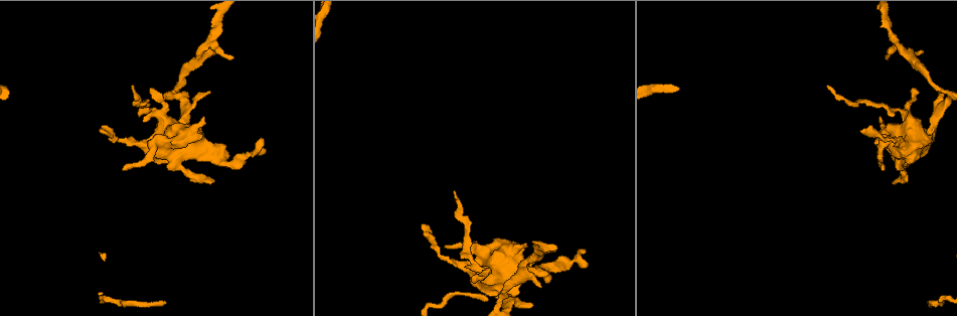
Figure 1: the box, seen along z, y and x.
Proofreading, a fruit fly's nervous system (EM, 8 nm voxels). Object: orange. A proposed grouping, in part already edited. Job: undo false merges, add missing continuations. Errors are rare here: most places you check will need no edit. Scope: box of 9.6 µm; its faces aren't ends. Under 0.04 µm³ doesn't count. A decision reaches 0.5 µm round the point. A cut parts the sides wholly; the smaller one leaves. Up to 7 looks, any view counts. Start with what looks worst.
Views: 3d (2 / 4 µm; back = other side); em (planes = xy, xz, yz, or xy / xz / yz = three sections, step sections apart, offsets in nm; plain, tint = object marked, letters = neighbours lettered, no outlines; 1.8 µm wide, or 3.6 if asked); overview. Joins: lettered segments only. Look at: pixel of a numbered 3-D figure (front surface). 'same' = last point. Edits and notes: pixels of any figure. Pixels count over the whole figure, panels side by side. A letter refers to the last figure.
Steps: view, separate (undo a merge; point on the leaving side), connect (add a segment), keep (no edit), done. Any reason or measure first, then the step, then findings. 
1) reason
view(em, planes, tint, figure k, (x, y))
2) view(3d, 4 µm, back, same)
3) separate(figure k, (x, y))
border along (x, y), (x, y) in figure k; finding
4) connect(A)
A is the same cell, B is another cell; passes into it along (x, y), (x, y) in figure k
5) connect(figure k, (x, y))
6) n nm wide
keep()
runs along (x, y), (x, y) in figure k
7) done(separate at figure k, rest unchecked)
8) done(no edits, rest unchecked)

an open end
view(em, planes, tint, figure 1, (262, 140))

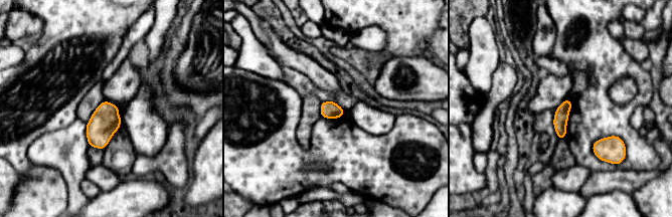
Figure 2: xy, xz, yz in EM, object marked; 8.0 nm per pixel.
see the neighbours
view(em, planes, letters, same)

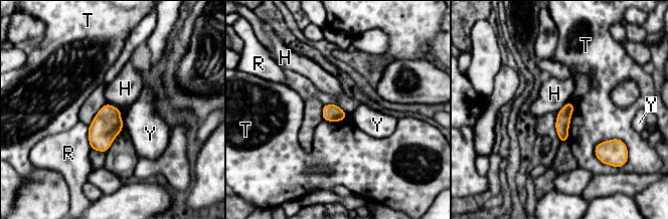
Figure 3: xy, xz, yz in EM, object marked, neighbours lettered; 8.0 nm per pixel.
keep()
H, R, T and Y are other cells; none of them fits

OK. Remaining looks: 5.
an open end
view(em, planes, letters, figure 1, (214, 181))

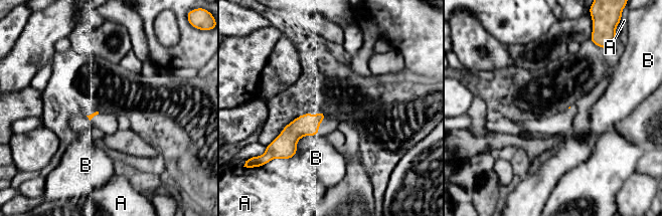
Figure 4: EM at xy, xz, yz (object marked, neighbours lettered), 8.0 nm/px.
keep()
A and B are other cells; none of them fits

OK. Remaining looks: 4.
sudden change in width
view(em, xy, step 4, tint, figure 1, (144, 145))

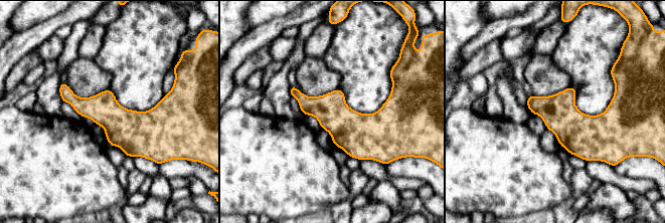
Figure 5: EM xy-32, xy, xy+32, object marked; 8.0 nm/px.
cut it another way
view(em, xz, step 8, tint, same)

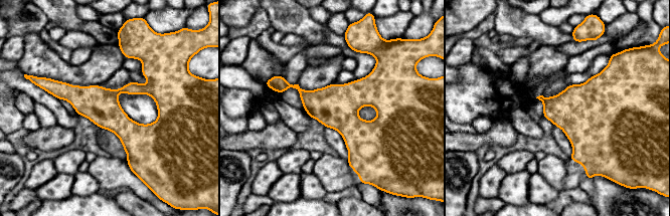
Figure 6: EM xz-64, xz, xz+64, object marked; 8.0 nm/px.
view(em, xz, step 8, letters, same)

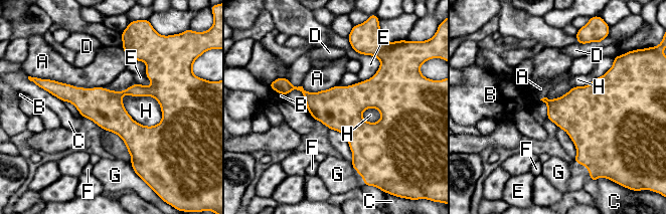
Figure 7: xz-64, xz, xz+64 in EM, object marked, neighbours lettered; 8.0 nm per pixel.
keep()
A, B, C, D, E, F, G and H are other cells; continuous, no second cell

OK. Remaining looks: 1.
done(no edits, rest unchecked)

